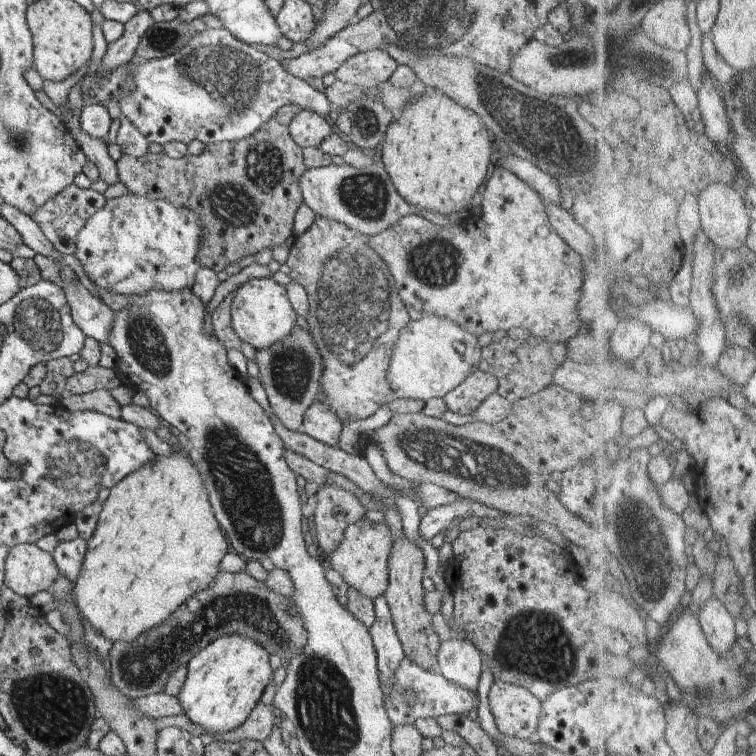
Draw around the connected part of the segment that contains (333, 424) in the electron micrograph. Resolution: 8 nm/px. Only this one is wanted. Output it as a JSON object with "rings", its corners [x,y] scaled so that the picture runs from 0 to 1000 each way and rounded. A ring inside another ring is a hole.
{"rings":[[[421,529],[403,545],[399,570],[434,590],[448,593],[451,566],[448,553]]]}

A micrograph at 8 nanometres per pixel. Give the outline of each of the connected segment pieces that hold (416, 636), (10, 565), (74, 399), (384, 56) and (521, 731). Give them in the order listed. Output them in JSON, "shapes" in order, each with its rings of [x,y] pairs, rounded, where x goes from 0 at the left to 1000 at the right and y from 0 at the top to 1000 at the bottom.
{"shapes":[[[[537,709],[521,713],[512,749],[515,769],[508,788],[520,813],[524,839],[533,854],[537,870],[562,888],[578,888],[578,862],[583,848],[574,835],[571,819],[562,803],[562,784],[558,766],[563,761],[562,738],[558,726]]],[[[29,718],[12,725],[4,770],[26,788],[41,790],[49,783],[62,782],[77,763],[78,754],[69,733],[53,726],[46,718]]],[[[127,513],[118,520],[107,522],[87,520],[77,530],[77,534],[97,546],[118,542],[130,544],[131,546],[147,550],[149,554],[160,553],[160,537],[148,525],[146,517],[139,513]]],[[[504,62],[463,75],[442,99],[447,107],[493,119],[511,108],[525,87],[515,69]]],[[[653,899],[646,915],[648,939],[659,966],[676,975],[706,978],[716,926],[696,909]]]]}

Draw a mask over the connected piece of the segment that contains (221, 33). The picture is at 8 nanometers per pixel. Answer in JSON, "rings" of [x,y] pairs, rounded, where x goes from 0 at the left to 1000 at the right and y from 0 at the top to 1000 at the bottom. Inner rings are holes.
{"rings":[[[274,38],[271,41],[261,42],[247,63],[243,62],[241,66],[231,69],[230,71],[214,75],[213,78],[201,78],[200,81],[184,79],[177,75],[172,82],[173,86],[179,87],[179,116],[173,120],[169,127],[165,127],[156,138],[160,146],[161,153],[167,155],[184,173],[193,185],[200,188],[209,188],[216,193],[225,187],[238,187],[245,192],[254,188],[257,184],[265,185],[272,193],[280,189],[292,189],[294,187],[313,187],[324,184],[331,179],[335,179],[352,160],[362,156],[365,147],[372,140],[380,138],[392,138],[401,146],[419,148],[423,153],[435,157],[437,151],[437,136],[430,128],[429,123],[415,118],[403,106],[390,102],[384,98],[365,78],[360,78],[354,71],[341,67],[332,62],[329,58],[315,53],[302,38]]]}

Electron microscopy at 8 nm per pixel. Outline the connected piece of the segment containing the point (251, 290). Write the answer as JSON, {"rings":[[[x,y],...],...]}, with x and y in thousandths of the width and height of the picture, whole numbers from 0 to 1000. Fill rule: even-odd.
{"rings":[[[357,366],[331,369],[317,377],[306,402],[306,430],[320,451],[339,462],[356,459],[378,447],[392,429],[393,411],[380,390],[380,381]]]}

